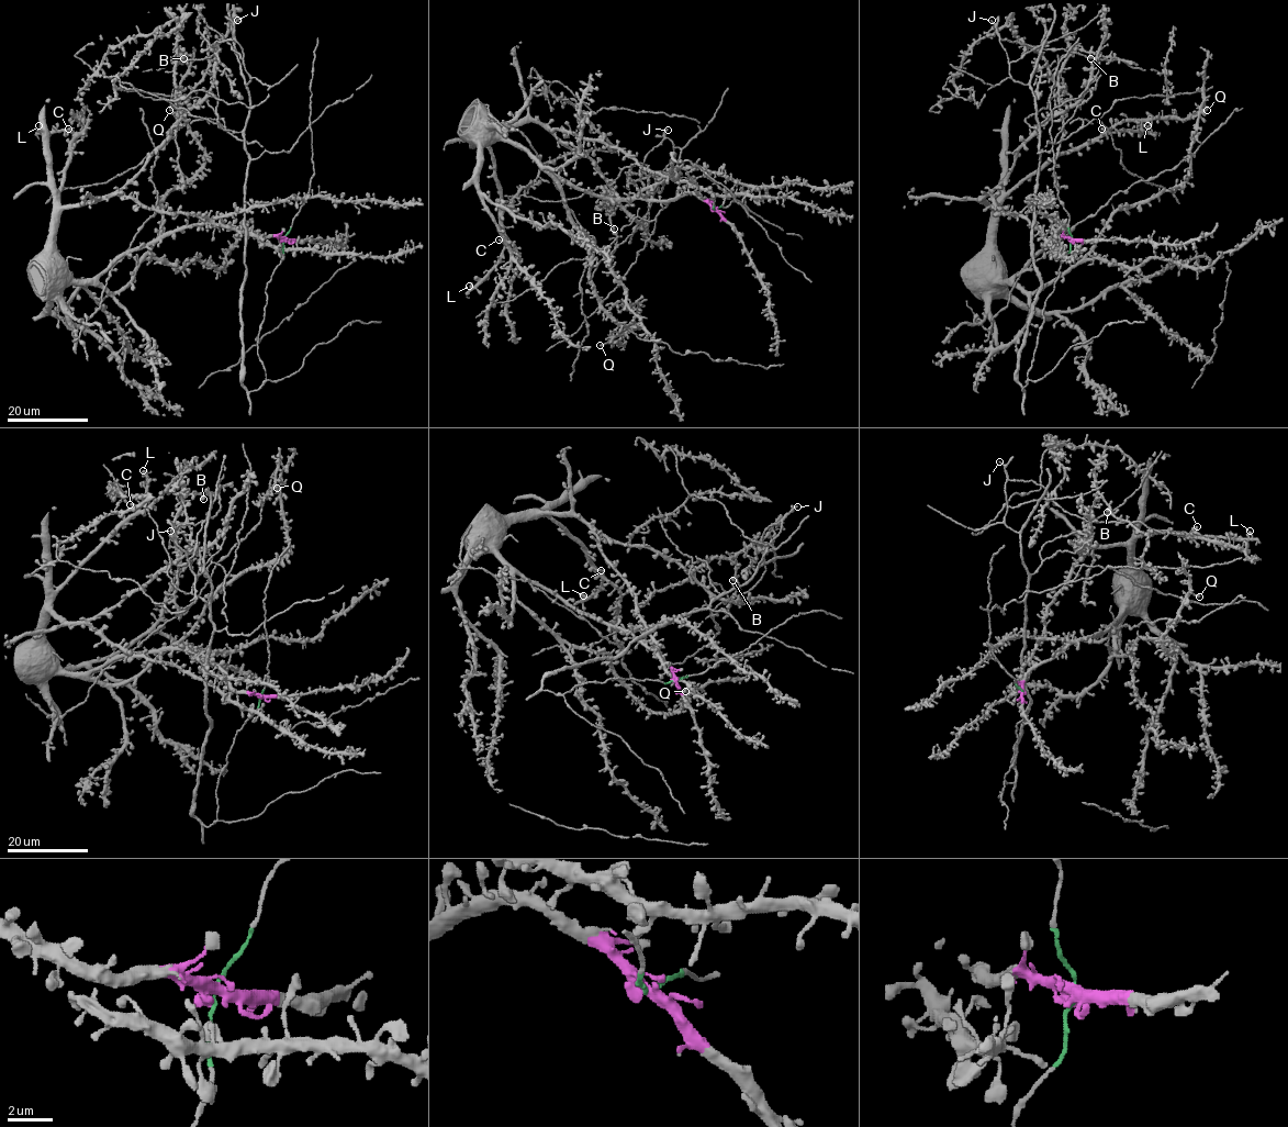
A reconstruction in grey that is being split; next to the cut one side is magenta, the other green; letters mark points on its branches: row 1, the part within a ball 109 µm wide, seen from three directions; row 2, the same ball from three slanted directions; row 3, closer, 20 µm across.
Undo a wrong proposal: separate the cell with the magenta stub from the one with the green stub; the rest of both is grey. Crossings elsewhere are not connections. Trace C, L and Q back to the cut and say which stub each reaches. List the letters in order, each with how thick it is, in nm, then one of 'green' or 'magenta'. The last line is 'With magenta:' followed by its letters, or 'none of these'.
C: 320 nm | magenta
L: 360 nm | magenta
Q: 400 nm | magenta
With magenta: C, L, Q

